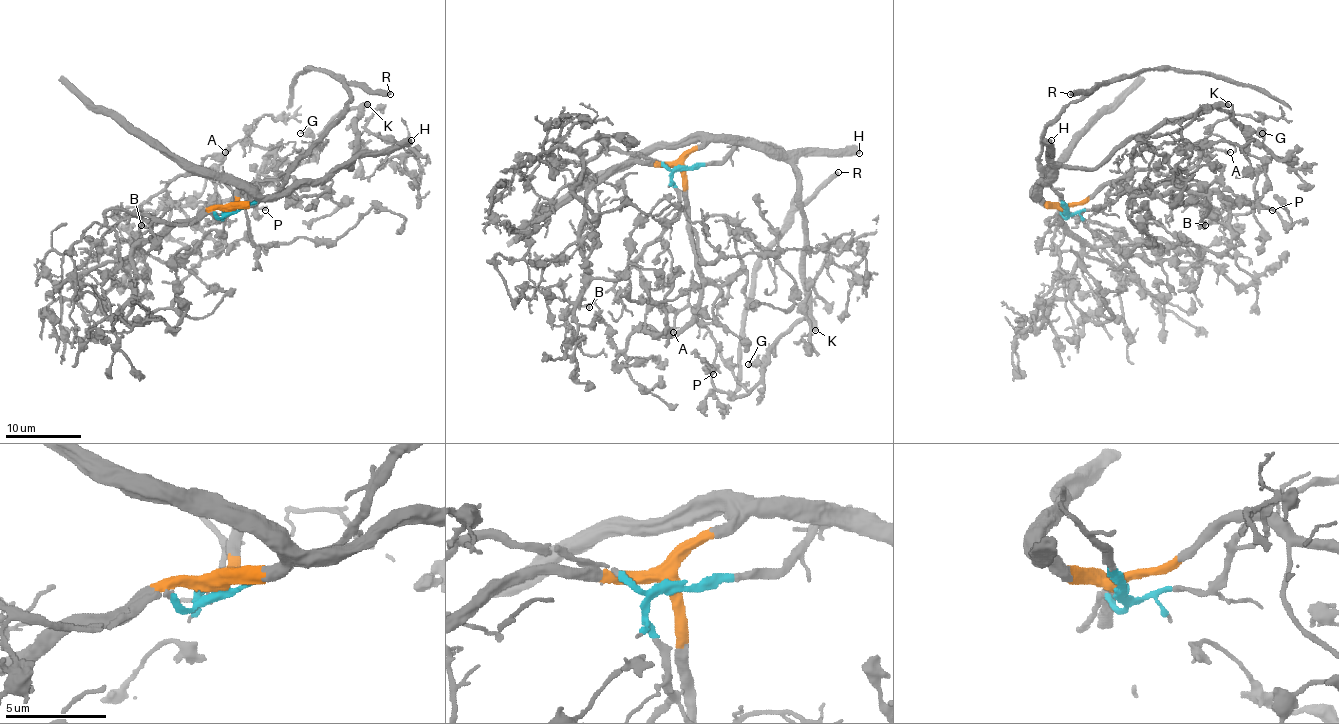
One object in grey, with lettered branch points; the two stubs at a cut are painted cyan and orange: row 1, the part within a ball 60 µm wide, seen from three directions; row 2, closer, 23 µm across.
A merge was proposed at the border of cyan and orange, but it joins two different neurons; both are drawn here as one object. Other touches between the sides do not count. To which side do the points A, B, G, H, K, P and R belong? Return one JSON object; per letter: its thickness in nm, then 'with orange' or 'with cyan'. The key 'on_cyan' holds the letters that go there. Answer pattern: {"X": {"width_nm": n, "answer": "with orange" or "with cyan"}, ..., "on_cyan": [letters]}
{"A": {"width_nm": 200, "answer": "with cyan"}, "B": {"width_nm": 180, "answer": "with cyan"}, "G": {"width_nm": 300, "answer": "with orange"}, "H": {"width_nm": 550, "answer": "with orange"}, "K": {"width_nm": 480, "answer": "with orange"}, "P": {"width_nm": 200, "answer": "with orange"}, "R": {"width_nm": 420, "answer": "with cyan"}, "on_cyan": ["A", "B", "R"]}

